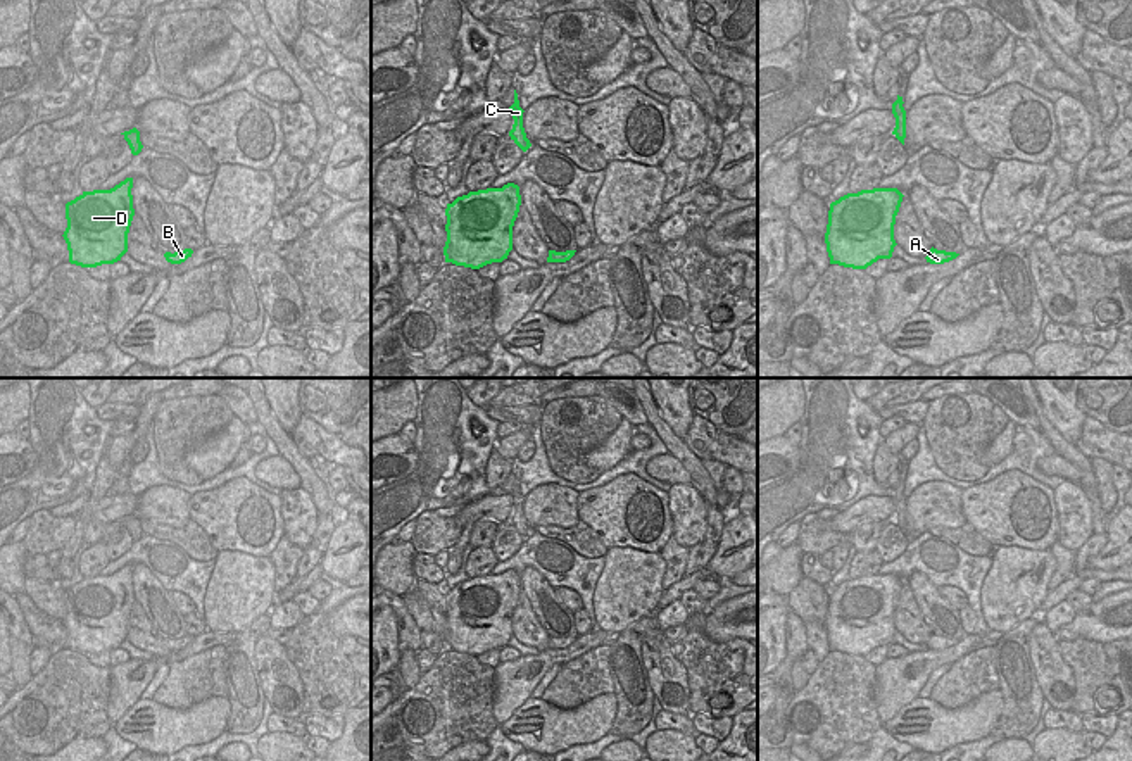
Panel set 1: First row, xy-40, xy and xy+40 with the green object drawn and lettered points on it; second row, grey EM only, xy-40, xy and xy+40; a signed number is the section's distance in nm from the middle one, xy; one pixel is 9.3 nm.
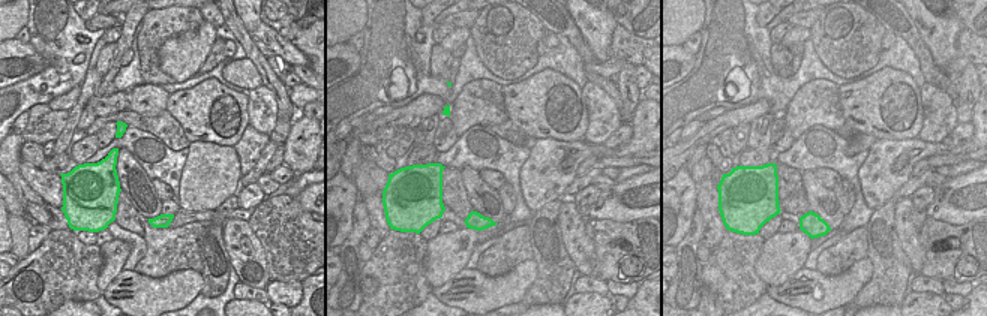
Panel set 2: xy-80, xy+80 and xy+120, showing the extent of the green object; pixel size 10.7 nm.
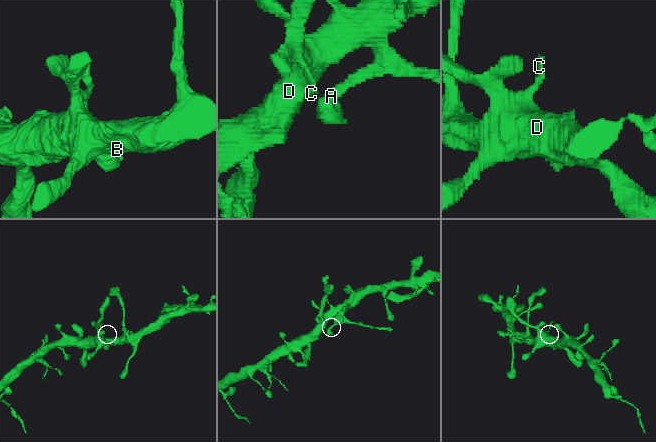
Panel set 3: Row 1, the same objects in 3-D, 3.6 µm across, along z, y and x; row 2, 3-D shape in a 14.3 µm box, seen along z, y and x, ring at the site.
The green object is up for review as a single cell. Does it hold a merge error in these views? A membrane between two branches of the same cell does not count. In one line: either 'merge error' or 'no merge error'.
no merge error

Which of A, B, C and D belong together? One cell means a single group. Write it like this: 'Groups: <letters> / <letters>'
Groups: A B C D

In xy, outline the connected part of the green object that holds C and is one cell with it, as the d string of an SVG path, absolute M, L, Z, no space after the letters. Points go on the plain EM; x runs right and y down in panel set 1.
M514 476L514 490L509 494L513 497L513 516L509 518L511 526L523 537L526 538L531 530L526 525L525 514L523 514L523 495L519 494L518 480Z

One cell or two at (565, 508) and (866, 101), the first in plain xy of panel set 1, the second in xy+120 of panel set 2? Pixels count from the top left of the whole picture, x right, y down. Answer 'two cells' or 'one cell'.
two cells

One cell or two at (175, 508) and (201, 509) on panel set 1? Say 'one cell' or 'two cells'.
two cells

